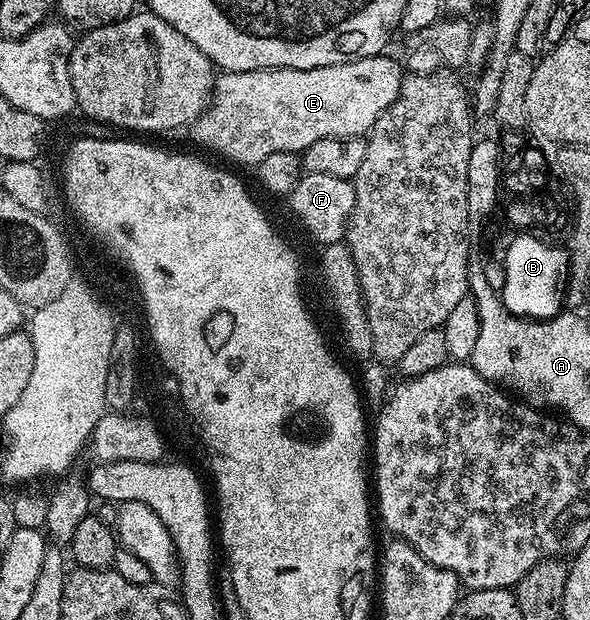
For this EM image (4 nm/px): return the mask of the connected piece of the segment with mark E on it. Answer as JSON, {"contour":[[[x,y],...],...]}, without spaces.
{"contour":[[[388,53],[314,69],[278,67],[275,71],[226,71],[215,76],[209,105],[191,123],[190,132],[202,146],[225,155],[232,163],[255,165],[262,157],[270,157],[270,153],[303,153],[314,141],[367,136],[378,117],[394,105],[405,78],[405,68],[399,62],[396,64]]]}

